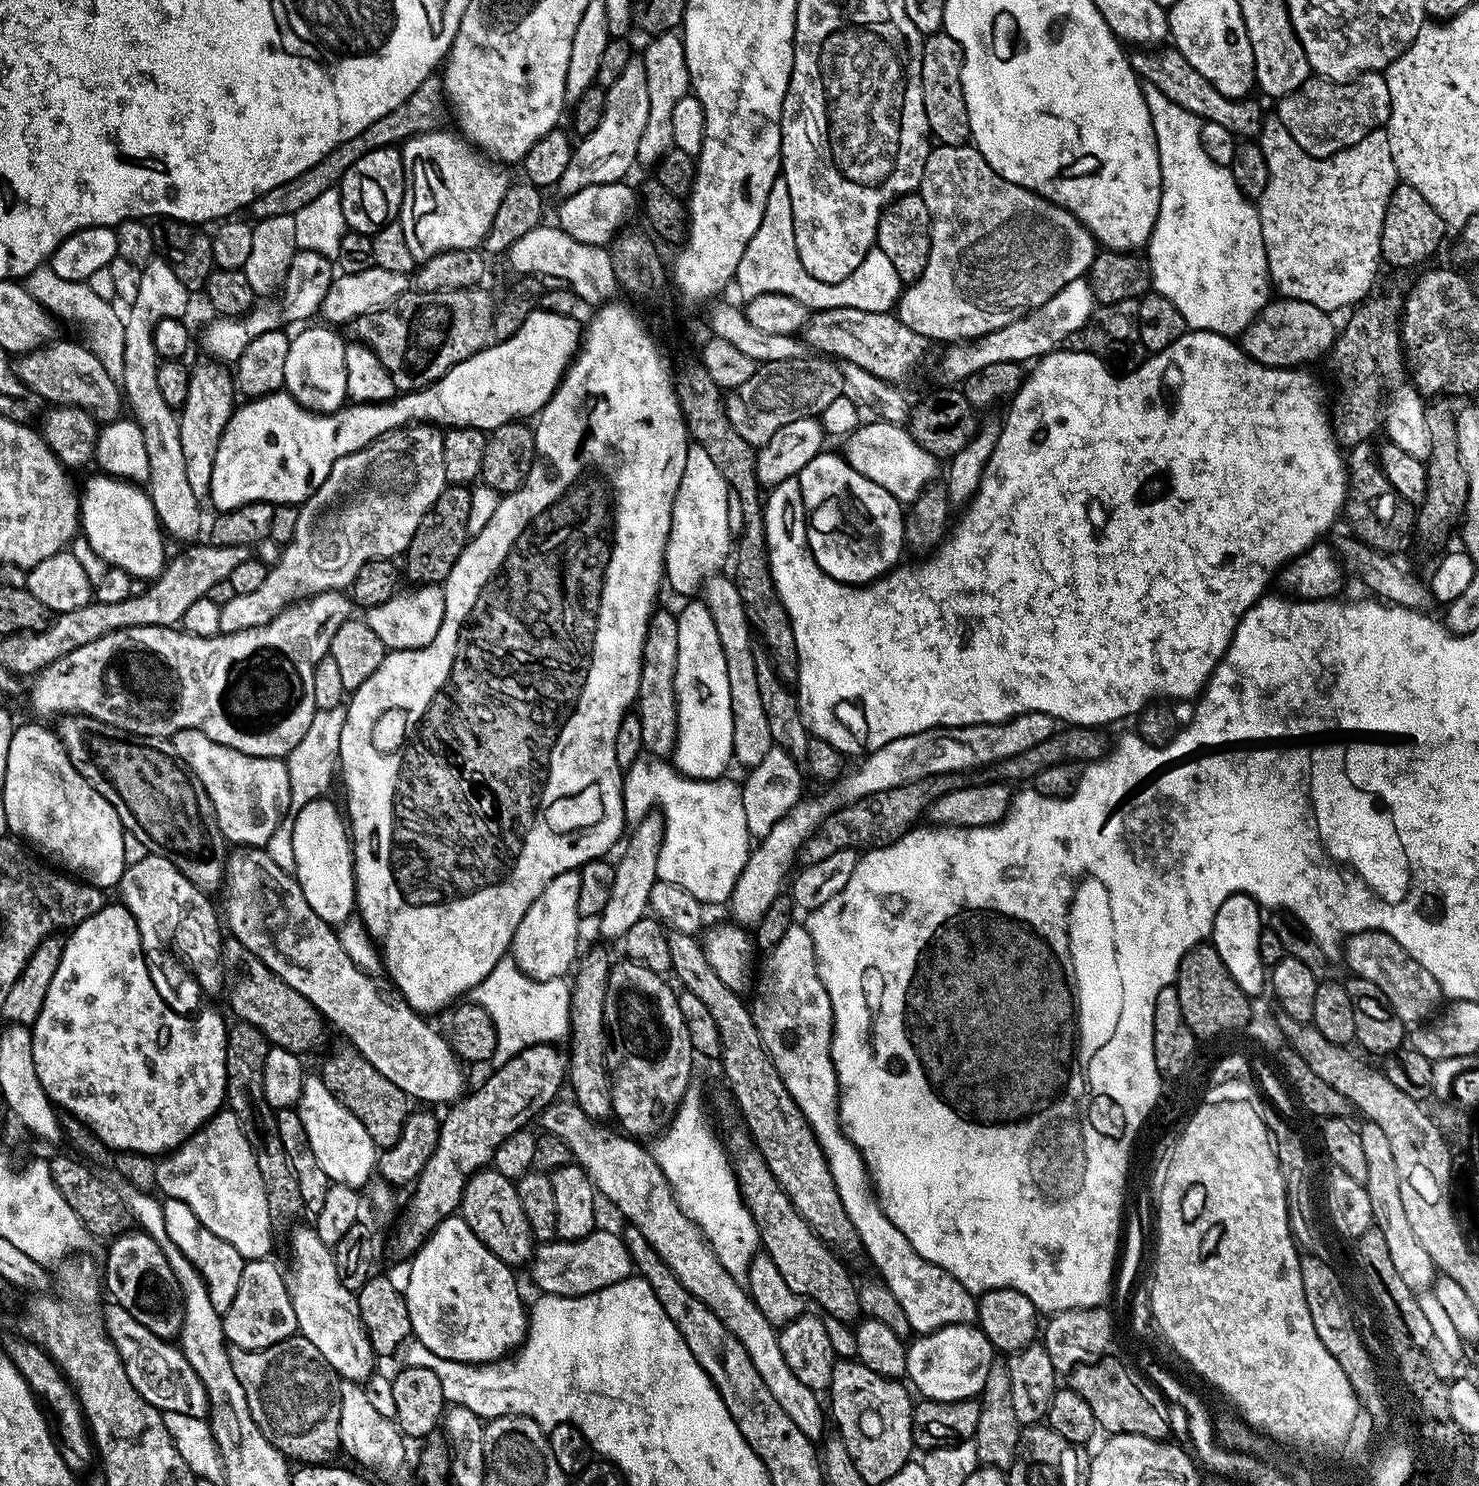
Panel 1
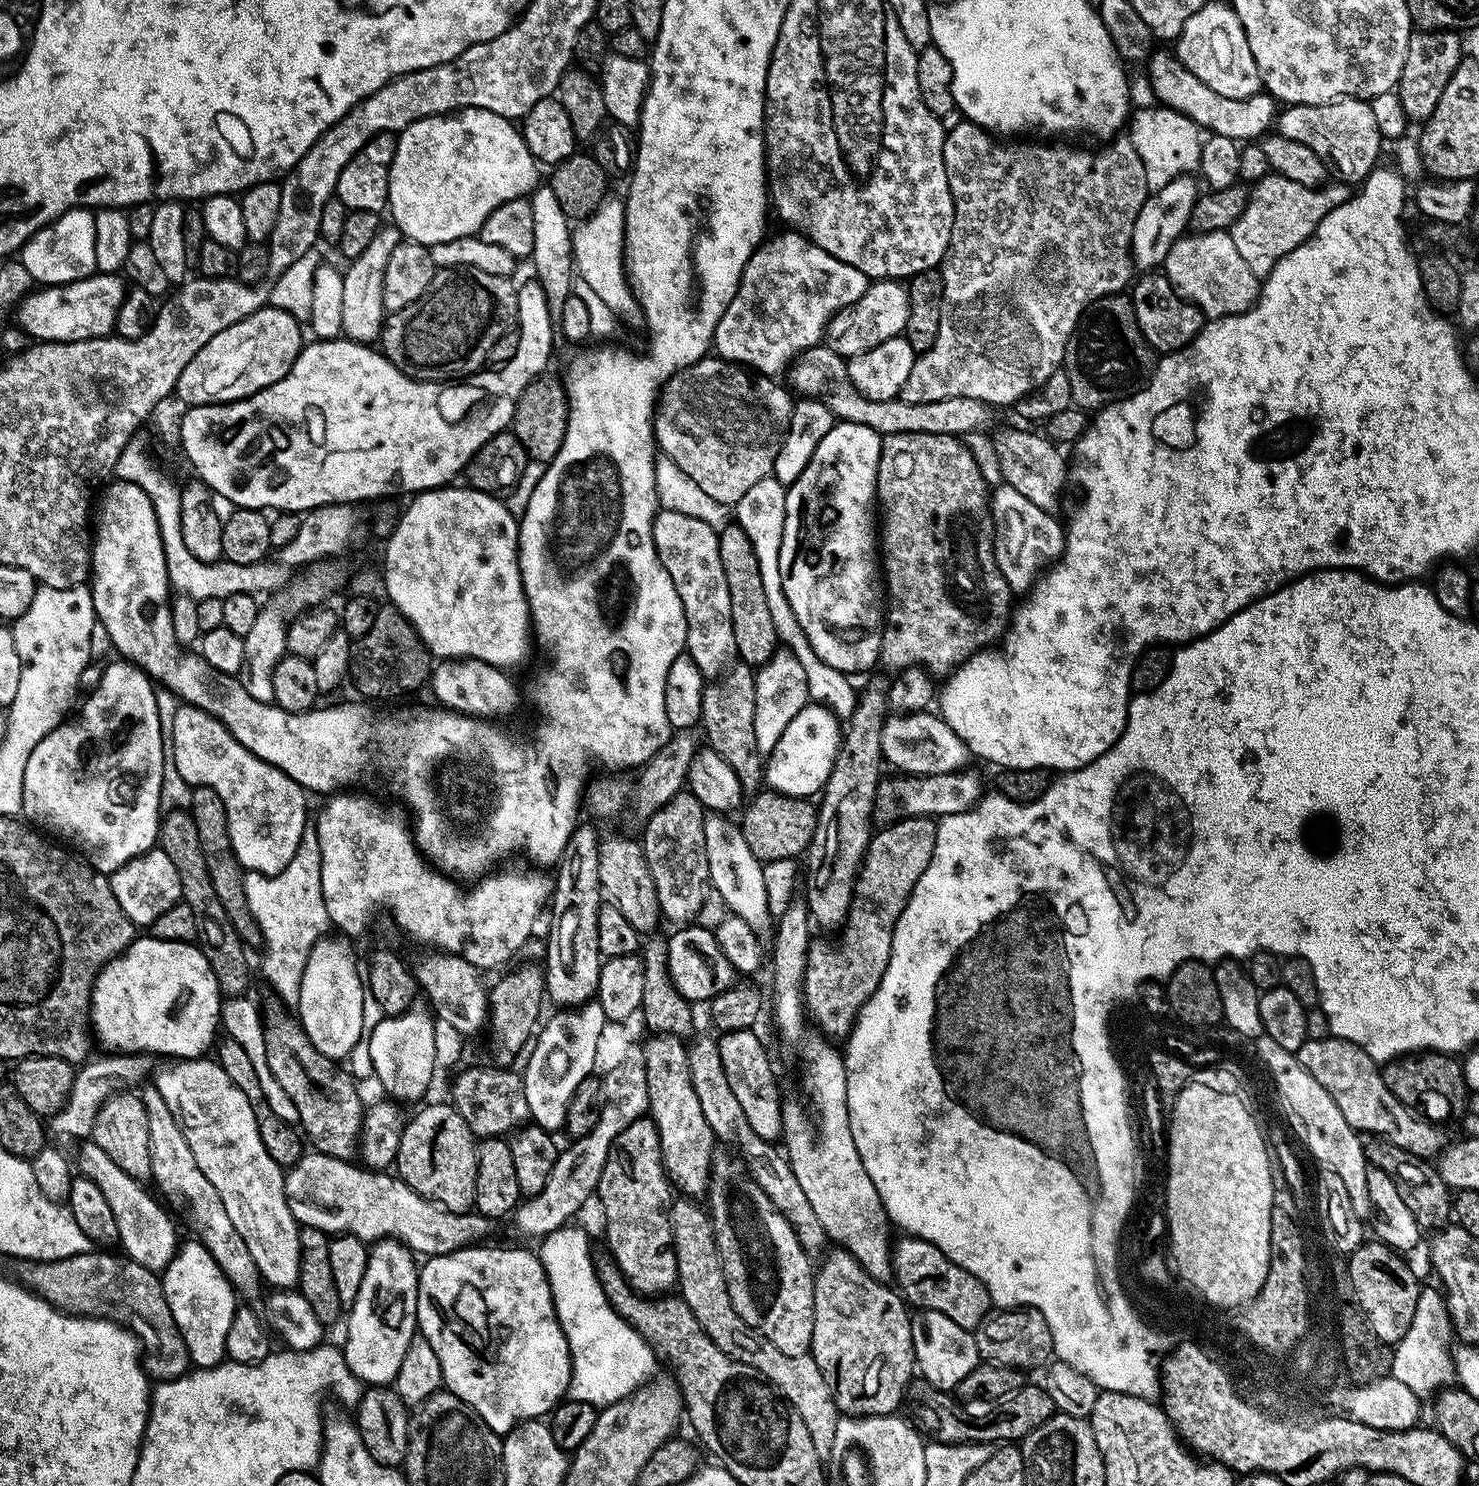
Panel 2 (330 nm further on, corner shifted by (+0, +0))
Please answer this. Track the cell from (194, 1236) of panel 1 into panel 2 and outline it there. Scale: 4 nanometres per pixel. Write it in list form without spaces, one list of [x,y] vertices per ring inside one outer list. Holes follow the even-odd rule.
[[[190,1238],[184,1244],[181,1243],[176,1249],[174,1258],[168,1263],[162,1273],[164,1285],[164,1297],[170,1306],[170,1314],[180,1331],[180,1337],[188,1347],[189,1361],[196,1368],[213,1368],[215,1364],[221,1363],[226,1356],[226,1330],[230,1330],[230,1322],[234,1318],[238,1307],[238,1293],[232,1284],[224,1276],[224,1271],[214,1262],[210,1250],[196,1238]]]

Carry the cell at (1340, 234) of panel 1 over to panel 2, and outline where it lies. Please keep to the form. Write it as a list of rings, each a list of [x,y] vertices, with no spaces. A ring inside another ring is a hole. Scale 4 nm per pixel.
[[[1275,174],[1264,176],[1255,181],[1251,189],[1246,210],[1230,226],[1234,246],[1238,246],[1238,254],[1254,270],[1258,277],[1269,276],[1274,270],[1274,258],[1290,254],[1298,245],[1312,237],[1318,222],[1333,212],[1339,204],[1346,202],[1350,188],[1344,182],[1325,183],[1319,188],[1302,186],[1302,182],[1290,182],[1290,178],[1282,178]]]

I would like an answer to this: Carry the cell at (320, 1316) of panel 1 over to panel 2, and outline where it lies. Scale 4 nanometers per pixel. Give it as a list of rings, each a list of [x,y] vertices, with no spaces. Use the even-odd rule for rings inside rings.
[[[197,1058],[194,1060],[177,1059],[175,1062],[168,1062],[164,1069],[155,1073],[156,1080],[154,1086],[158,1090],[158,1094],[162,1094],[162,1099],[166,1101],[166,1106],[170,1106],[170,1114],[174,1114],[174,1118],[178,1122],[178,1126],[182,1130],[182,1134],[186,1134],[186,1142],[190,1142],[190,1150],[194,1154],[194,1162],[198,1162],[198,1170],[202,1170],[202,1174],[206,1174],[206,1178],[210,1178],[210,1186],[214,1186],[218,1190],[218,1198],[222,1198],[222,1202],[226,1206],[226,1214],[230,1214],[230,1222],[234,1222],[234,1230],[238,1230],[238,1234],[242,1234],[242,1242],[246,1242],[246,1250],[250,1250],[250,1258],[254,1258],[256,1268],[265,1281],[268,1280],[273,1289],[276,1290],[292,1290],[300,1283],[300,1230],[301,1225],[296,1223],[296,1212],[294,1208],[288,1205],[288,1196],[284,1193],[284,1176],[285,1169],[281,1168],[278,1162],[274,1162],[274,1158],[270,1158],[270,1154],[266,1154],[266,1146],[262,1146],[262,1134],[258,1134],[258,1122],[256,1115],[252,1109],[250,1098],[246,1098],[246,1094],[242,1094],[242,1090],[238,1090],[238,1086],[230,1078],[230,1074],[226,1074],[226,1070],[222,1070],[222,1066],[215,1059]]]

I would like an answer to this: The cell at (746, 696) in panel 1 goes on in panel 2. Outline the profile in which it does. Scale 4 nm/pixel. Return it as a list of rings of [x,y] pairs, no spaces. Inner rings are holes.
[[[660,510],[652,523],[652,533],[658,558],[666,574],[670,574],[678,590],[678,598],[682,598],[682,610],[686,614],[686,654],[705,678],[719,677],[733,663],[736,643],[730,618],[730,590],[726,586],[726,574],[722,574],[722,558],[718,558],[717,529],[706,526],[706,522],[698,522],[698,518],[690,518],[690,514]]]

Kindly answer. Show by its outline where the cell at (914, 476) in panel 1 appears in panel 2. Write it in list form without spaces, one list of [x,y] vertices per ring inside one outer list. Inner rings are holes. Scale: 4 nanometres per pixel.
[[[1005,483],[991,493],[990,511],[996,541],[996,561],[1002,570],[1002,578],[1006,578],[1013,594],[1027,594],[1032,591],[1038,573],[1064,555],[1065,525],[1059,524],[1053,513],[1034,506],[1030,498],[1018,494],[1018,490]]]

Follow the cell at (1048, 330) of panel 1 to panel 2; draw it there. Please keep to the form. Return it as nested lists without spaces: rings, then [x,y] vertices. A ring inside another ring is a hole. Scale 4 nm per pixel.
[[[1185,174],[1149,193],[1142,210],[1139,211],[1138,218],[1135,219],[1130,249],[1133,265],[1139,271],[1148,272],[1161,267],[1170,246],[1187,231],[1192,208],[1200,195],[1198,186],[1200,187],[1199,181],[1193,175]]]

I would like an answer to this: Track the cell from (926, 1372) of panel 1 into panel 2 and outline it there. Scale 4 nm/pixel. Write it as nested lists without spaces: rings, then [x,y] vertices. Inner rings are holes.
[[[917,1311],[912,1316],[912,1352],[916,1356],[915,1367],[919,1375],[940,1391],[951,1393],[970,1370],[982,1363],[982,1353],[977,1337],[963,1329],[953,1318],[944,1313]]]

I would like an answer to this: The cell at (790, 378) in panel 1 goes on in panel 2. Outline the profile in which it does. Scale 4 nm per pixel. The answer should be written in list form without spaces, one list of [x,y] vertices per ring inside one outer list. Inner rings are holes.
[[[705,358],[676,372],[661,387],[660,398],[656,402],[652,431],[659,451],[669,456],[682,474],[694,478],[710,498],[734,506],[750,486],[772,475],[778,450],[784,445],[788,429],[792,427],[793,397],[788,397],[789,389],[783,383],[776,383],[780,382],[771,376],[757,374],[747,367],[719,358]]]

